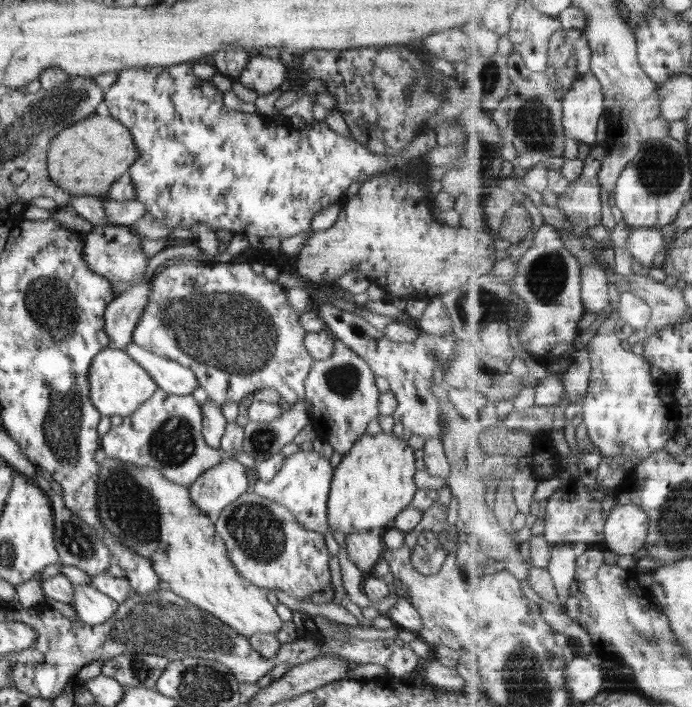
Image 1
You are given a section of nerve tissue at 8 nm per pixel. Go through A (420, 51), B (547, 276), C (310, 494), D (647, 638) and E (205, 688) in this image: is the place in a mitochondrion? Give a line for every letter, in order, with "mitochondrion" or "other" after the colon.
A: other
B: mitochondrion
C: other
D: mitochondrion
E: mitochondrion

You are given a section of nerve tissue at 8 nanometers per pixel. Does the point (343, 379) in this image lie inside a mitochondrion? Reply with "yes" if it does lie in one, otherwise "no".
yes

